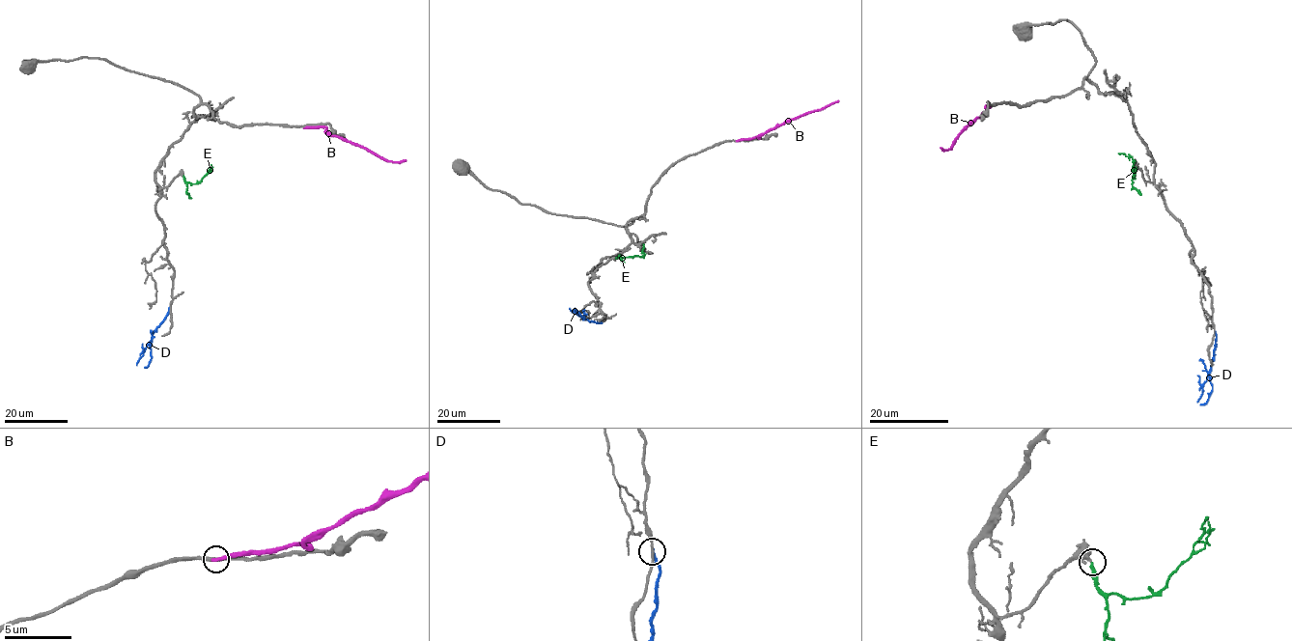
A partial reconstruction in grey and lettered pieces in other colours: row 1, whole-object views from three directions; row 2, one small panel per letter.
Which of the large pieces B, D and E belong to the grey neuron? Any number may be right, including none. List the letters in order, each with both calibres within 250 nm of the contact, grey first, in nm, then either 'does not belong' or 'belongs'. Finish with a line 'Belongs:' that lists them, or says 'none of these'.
B: calibres 300 and 400 nm; does not belong
D: calibres 190 and 240 nm; does not belong
E: calibres 440 and 280 nm; belongs
Belongs: E

